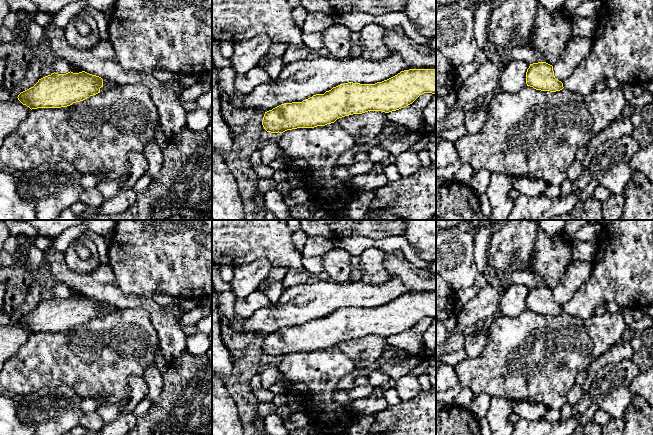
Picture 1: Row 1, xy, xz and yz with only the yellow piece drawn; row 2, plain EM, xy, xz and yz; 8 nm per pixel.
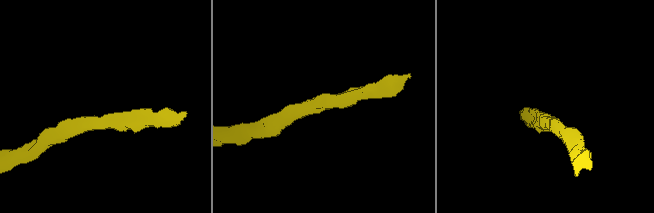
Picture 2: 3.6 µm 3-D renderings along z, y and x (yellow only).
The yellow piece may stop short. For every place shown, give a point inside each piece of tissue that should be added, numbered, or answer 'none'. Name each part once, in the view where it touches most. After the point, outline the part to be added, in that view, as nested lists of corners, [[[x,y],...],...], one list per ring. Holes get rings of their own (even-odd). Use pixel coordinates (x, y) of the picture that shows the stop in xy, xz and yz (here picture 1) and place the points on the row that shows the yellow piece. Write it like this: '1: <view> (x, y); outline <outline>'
none

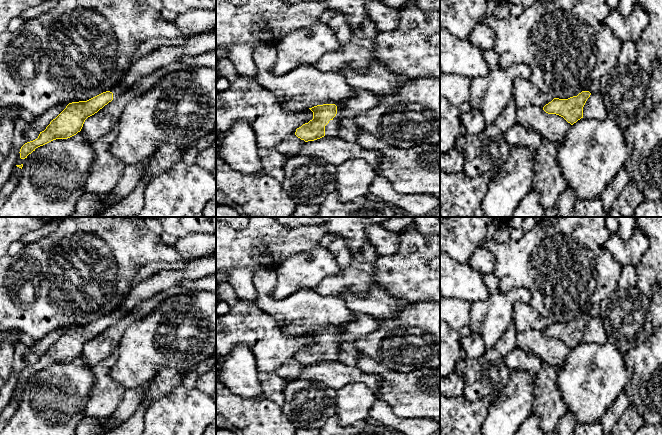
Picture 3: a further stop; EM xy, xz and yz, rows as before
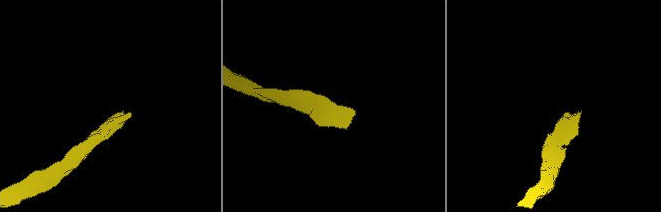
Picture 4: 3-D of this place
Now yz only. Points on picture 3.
none

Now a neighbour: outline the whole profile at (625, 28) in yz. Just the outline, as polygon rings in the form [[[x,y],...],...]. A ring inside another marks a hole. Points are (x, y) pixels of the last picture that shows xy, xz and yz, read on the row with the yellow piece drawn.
[[[637,1],[628,16],[621,15],[617,8],[611,9],[605,23],[621,42],[630,40],[636,43],[649,23],[649,16]]]

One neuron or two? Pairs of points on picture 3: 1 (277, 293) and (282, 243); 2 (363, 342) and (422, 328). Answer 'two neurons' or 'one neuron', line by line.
1: two neurons
2: one neuron

